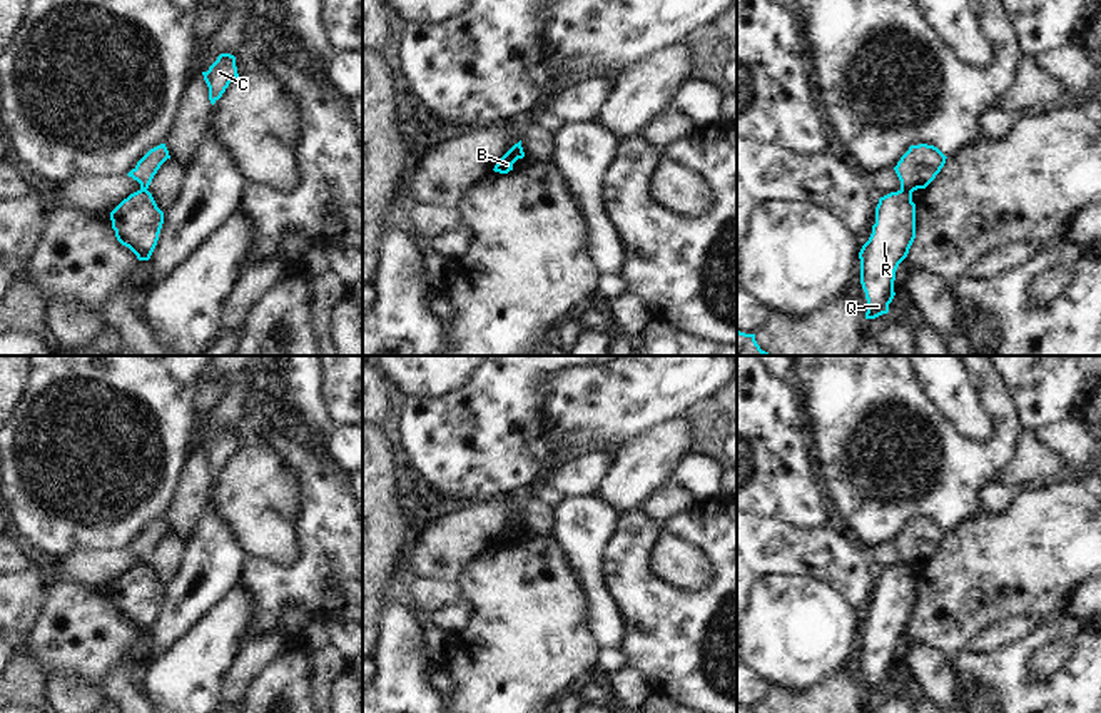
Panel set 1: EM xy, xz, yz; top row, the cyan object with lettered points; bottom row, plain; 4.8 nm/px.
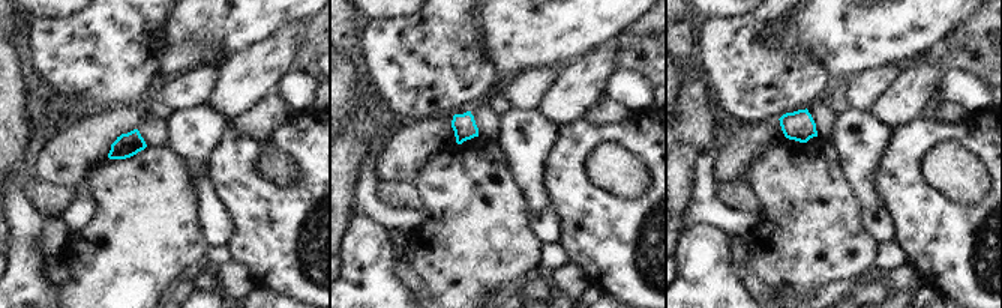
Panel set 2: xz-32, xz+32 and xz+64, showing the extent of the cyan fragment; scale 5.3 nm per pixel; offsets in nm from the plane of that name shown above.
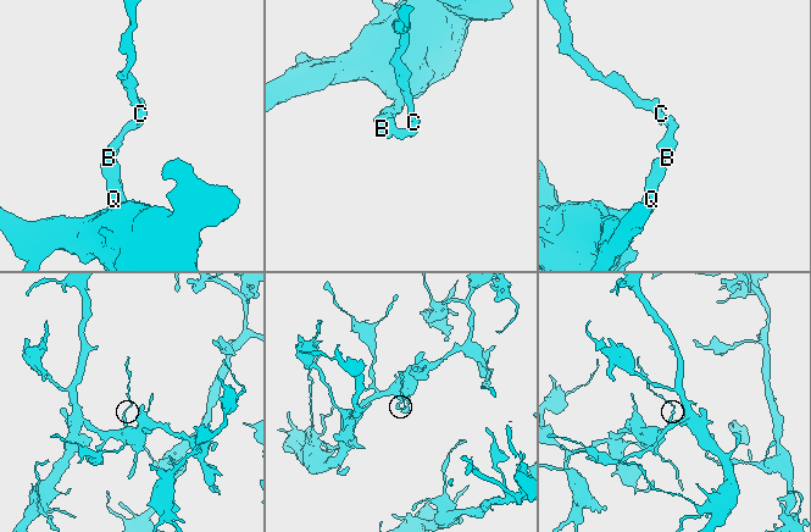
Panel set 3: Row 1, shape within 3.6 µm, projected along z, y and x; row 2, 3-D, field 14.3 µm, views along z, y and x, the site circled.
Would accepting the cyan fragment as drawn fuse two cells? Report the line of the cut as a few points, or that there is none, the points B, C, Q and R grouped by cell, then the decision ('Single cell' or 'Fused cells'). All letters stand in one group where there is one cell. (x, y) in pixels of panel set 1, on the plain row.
Split along yz (901, 561), (911, 566). Groups: B C / Q R. Fused cells.

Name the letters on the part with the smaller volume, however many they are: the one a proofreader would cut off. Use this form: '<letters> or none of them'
B, C

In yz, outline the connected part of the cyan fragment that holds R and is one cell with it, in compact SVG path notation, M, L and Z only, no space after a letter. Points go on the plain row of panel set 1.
M890 566L879 573L875 598L869 614L859 626L860 658L867 673L865 693L889 686L896 645L907 631L916 613L916 578L912 566Z

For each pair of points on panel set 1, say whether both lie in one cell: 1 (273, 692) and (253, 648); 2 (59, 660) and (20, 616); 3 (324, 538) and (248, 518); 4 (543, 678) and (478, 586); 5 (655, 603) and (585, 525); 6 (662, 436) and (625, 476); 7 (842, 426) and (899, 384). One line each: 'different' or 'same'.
1: different
2: different
3: different
4: same
5: different
6: same
7: same

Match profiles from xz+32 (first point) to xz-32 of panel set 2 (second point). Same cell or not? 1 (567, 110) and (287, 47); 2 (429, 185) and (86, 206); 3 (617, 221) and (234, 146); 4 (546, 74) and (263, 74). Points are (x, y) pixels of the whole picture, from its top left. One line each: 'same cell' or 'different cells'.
1: same cell
2: different cells
3: same cell
4: different cells

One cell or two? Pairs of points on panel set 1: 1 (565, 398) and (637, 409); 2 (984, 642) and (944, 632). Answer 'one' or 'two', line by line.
1: one
2: two

